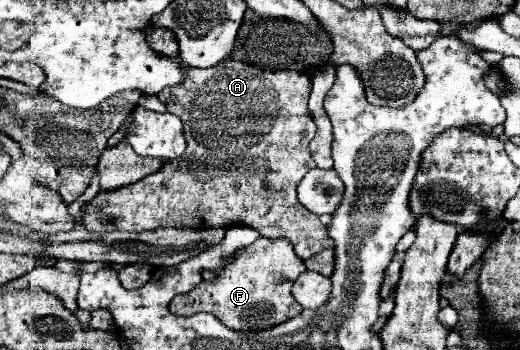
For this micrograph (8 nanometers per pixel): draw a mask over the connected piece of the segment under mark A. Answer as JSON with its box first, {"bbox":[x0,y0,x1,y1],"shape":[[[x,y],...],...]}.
{"bbox":[82,59,332,259],"shape":[[[236,59],[220,61],[218,65],[214,65],[210,69],[198,69],[198,67],[190,67],[190,65],[182,63],[182,69],[186,73],[184,83],[178,89],[162,89],[158,99],[166,105],[168,113],[178,115],[182,119],[182,123],[184,123],[184,135],[186,135],[186,141],[188,141],[184,157],[180,157],[176,161],[170,161],[170,163],[164,163],[160,171],[136,181],[134,185],[124,185],[124,187],[114,189],[114,191],[98,191],[98,195],[84,205],[84,219],[82,219],[84,227],[92,229],[96,233],[110,231],[110,229],[142,233],[142,231],[152,231],[152,229],[158,229],[158,227],[194,227],[194,229],[214,227],[214,229],[224,229],[224,227],[232,227],[232,225],[246,225],[246,227],[254,227],[266,239],[280,239],[280,237],[288,239],[294,245],[294,253],[300,259],[308,259],[308,257],[312,257],[312,255],[316,255],[316,253],[320,253],[324,249],[330,249],[332,243],[328,241],[328,233],[324,233],[326,227],[320,223],[318,215],[310,213],[296,197],[296,185],[300,183],[300,179],[310,169],[316,167],[312,163],[312,157],[310,157],[310,151],[308,151],[308,143],[316,135],[316,125],[308,115],[308,97],[310,97],[310,89],[312,89],[310,77],[306,73],[300,73],[300,71],[260,69],[260,67],[254,67],[254,65],[248,65],[244,61],[236,61]]]}

